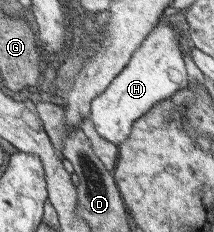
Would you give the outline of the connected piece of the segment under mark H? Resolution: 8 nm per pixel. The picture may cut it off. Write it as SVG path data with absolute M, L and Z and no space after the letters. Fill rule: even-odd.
M162 16L154 26L152 32L146 35L145 39L140 41L136 50L131 53L128 62L122 67L122 70L110 80L109 87L104 88L89 106L89 119L92 121L95 132L99 138L106 139L110 143L118 145L125 143L129 139L135 121L144 116L146 112L158 104L168 100L170 96L180 89L187 87L188 77L183 65L183 42L180 31L176 29L172 18Z

